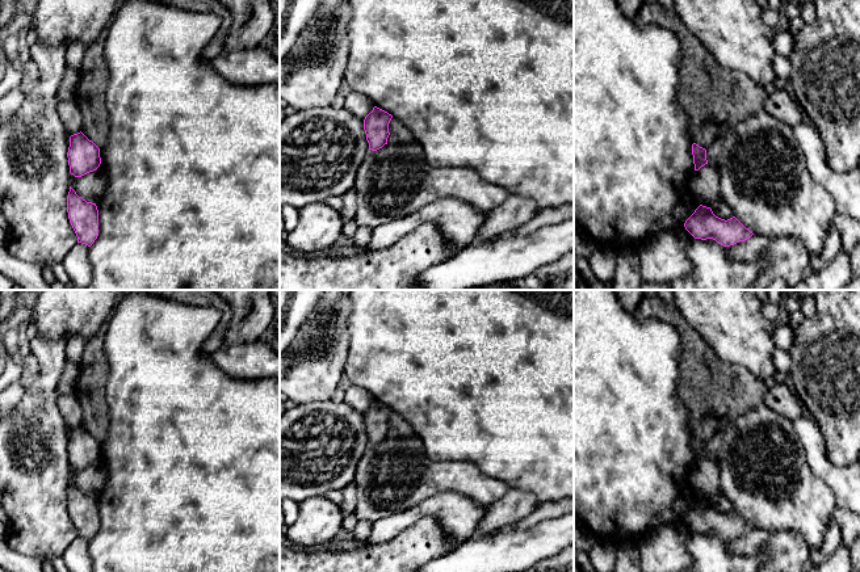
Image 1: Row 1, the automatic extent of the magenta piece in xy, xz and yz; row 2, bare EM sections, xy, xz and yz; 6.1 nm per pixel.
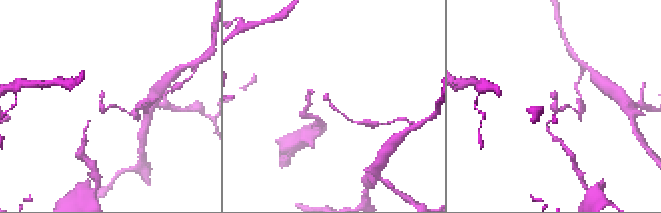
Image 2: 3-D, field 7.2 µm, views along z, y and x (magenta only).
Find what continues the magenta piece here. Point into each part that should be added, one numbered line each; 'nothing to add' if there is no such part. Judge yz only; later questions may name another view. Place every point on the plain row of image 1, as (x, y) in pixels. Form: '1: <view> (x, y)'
nothing to add

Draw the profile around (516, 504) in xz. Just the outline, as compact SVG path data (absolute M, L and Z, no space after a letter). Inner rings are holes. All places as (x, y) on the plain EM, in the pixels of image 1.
M511 489L505 496L486 508L474 537L484 537L504 530L525 516L536 506L536 495L521 489Z

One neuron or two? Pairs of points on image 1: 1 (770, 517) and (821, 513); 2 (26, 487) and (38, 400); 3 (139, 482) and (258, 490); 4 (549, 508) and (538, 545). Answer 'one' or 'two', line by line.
1: one
2: one
3: one
4: two

